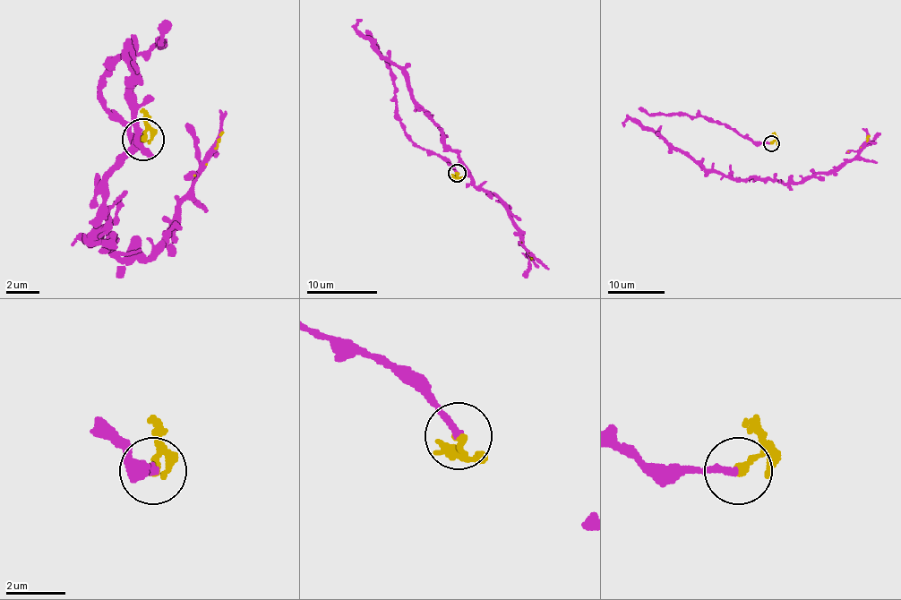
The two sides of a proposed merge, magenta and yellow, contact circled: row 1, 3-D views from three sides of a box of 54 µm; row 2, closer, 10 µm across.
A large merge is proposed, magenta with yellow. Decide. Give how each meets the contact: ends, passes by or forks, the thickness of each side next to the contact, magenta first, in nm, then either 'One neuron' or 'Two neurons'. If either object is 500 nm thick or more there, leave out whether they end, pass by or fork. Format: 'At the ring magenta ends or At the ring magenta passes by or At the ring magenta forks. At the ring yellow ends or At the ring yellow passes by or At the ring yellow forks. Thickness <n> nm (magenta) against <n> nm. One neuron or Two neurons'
At the ring magenta ends. At the ring yellow ends. Thickness 240 nm (magenta) against 260 nm. One neuron

